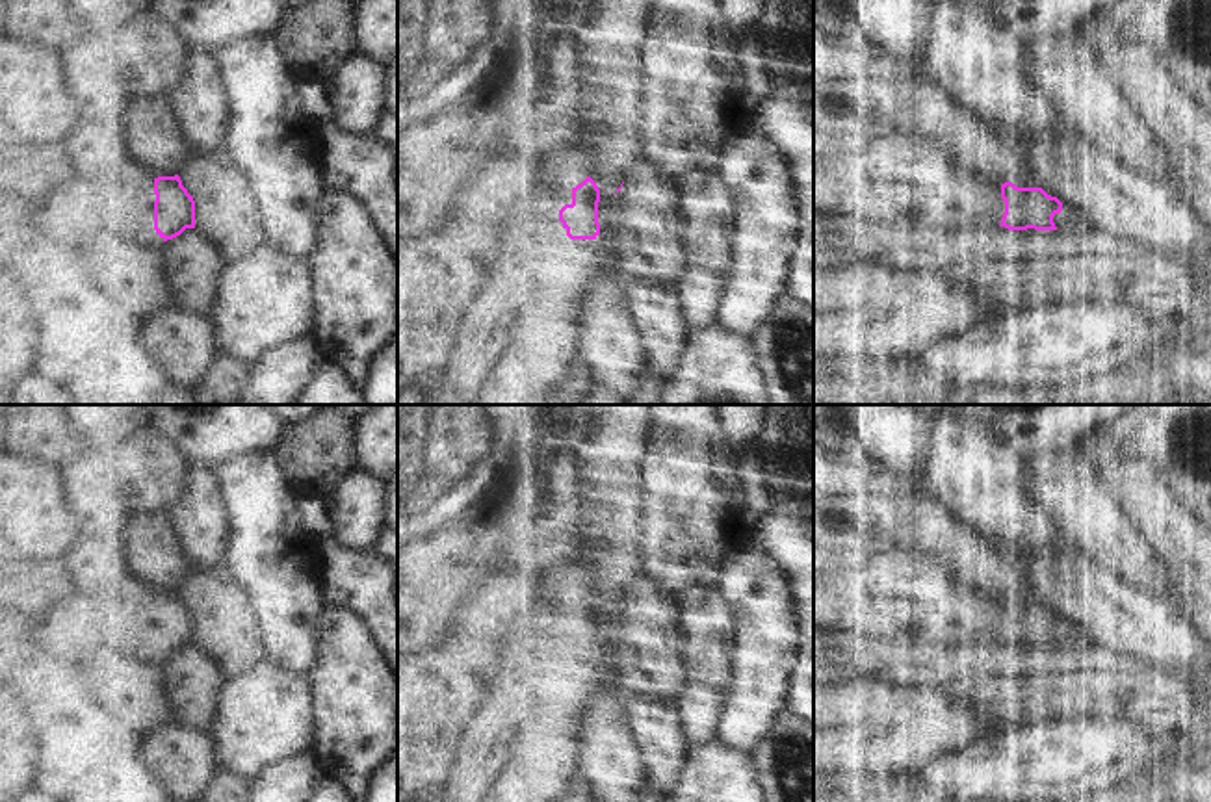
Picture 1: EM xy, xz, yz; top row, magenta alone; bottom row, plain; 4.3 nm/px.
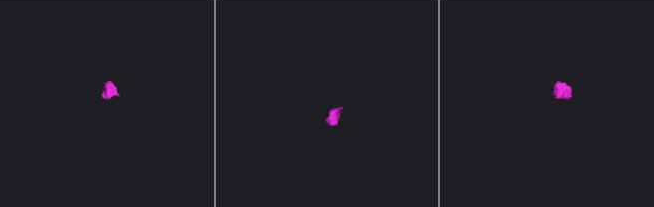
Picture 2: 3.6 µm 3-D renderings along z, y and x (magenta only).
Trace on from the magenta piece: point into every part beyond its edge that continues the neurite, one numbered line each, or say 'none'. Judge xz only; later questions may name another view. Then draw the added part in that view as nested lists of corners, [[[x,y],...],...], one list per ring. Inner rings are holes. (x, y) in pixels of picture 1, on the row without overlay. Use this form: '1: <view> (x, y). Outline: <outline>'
1: xz (572, 572). Outline: [[[576,529],[576,550],[553,566],[553,577],[561,583],[561,596],[568,605],[589,592],[585,583],[592,577],[592,555],[581,546],[581,529]]]
2: xz (545, 762). Outline: [[[566,644],[539,648],[535,657],[537,678],[555,685],[533,728],[516,733],[513,757],[483,802],[572,802],[572,782],[581,778],[581,730],[607,668],[594,655],[570,655]]]

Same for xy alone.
none.

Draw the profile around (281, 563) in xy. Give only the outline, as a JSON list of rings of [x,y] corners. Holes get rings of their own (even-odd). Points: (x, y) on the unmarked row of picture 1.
[[[275,449],[251,451],[215,468],[230,512],[227,563],[249,589],[267,661],[301,678],[318,666],[323,600],[323,546],[301,518],[301,496],[284,479]]]

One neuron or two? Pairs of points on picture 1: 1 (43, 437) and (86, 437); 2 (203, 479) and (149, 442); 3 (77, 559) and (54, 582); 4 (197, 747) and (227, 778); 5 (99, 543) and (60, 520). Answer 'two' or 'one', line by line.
1: one
2: two
3: two
4: two
5: two

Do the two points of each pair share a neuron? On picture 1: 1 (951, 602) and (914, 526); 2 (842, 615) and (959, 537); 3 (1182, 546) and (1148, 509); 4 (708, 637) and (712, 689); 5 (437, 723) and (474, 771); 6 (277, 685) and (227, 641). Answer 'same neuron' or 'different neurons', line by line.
1: different neurons
2: different neurons
3: same neuron
4: same neuron
5: different neurons
6: different neurons

